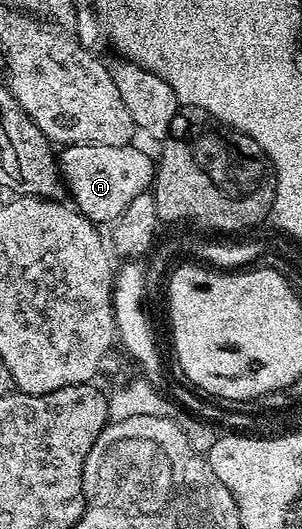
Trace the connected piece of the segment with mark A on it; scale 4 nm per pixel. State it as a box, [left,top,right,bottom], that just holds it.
[58,144,157,224]

